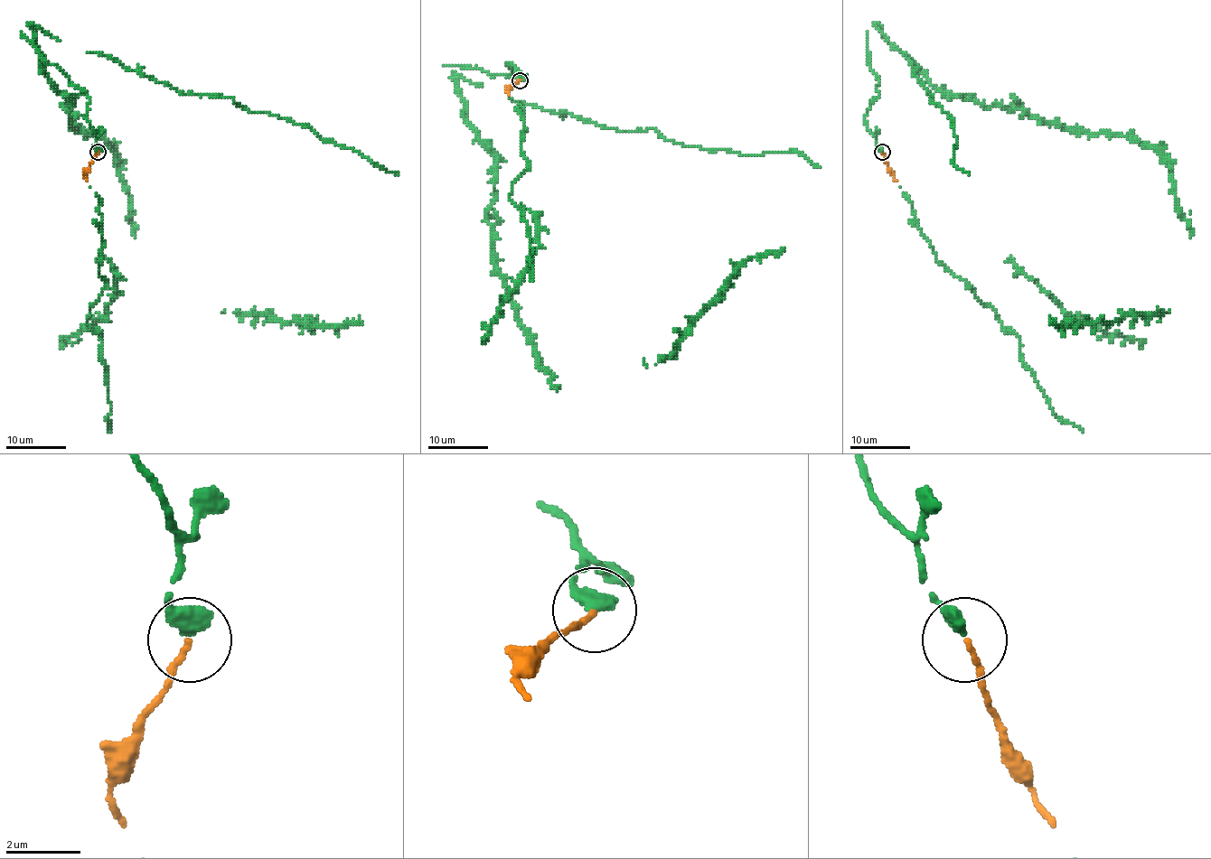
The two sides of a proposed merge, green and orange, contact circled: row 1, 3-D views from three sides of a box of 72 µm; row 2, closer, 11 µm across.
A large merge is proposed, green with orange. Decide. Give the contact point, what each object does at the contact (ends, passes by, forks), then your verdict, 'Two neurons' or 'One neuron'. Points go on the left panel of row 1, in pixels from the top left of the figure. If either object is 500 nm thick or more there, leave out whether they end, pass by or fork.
Place: (98, 152). One neuron

